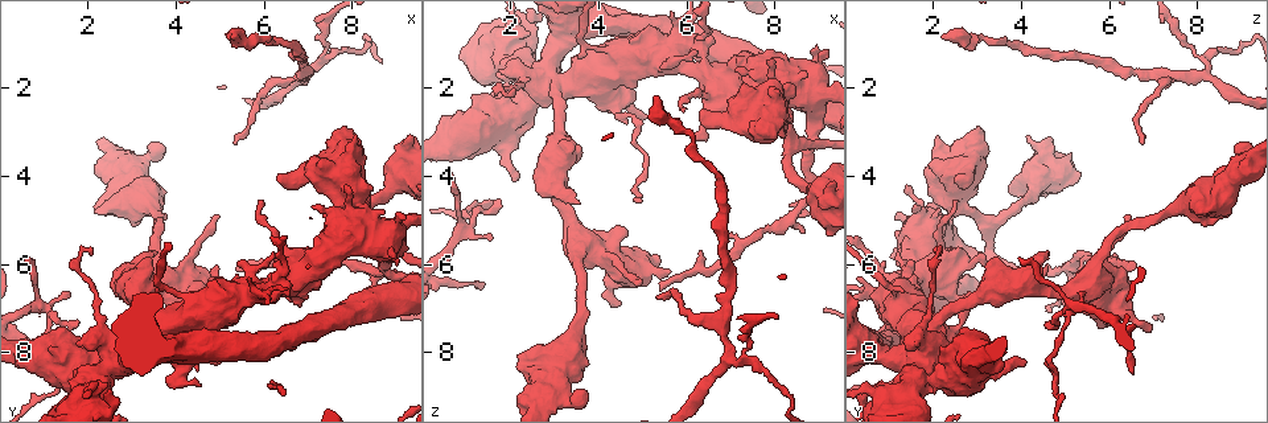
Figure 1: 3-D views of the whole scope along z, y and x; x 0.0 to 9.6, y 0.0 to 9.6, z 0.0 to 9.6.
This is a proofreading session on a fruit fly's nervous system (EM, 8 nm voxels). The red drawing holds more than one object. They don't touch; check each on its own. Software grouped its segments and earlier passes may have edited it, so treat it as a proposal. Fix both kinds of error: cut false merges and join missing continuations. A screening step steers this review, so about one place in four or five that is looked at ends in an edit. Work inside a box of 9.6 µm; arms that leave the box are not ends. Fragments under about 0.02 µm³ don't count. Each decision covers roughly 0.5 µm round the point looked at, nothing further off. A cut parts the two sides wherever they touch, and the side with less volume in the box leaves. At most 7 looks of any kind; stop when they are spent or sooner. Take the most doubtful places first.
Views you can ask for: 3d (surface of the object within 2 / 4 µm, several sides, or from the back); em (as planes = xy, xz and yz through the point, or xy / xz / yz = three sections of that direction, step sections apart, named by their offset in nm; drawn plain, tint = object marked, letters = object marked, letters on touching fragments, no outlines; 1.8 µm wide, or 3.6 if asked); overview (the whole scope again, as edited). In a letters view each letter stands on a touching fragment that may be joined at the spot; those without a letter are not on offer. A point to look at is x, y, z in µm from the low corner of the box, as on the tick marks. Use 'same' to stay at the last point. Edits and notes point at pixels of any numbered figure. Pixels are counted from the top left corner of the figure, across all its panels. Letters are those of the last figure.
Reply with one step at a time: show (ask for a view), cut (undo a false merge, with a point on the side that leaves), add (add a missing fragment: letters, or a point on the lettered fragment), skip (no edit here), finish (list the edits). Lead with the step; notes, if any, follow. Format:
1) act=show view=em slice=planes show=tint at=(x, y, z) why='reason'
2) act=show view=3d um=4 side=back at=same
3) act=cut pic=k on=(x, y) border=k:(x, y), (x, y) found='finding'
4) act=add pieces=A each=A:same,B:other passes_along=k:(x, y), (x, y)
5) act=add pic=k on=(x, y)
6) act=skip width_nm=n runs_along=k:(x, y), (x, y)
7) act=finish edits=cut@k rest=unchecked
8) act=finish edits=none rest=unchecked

act=show view=3d um=4 at=(2.15, 8.65, 1.75) why='a fork'

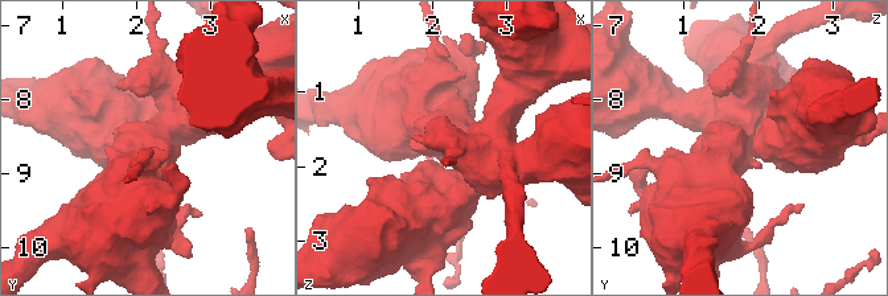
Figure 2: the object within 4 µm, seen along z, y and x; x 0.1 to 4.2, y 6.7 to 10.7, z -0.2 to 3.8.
act=show view=em um=3.6 slice=planes show=letters at=(2.15, 8.65, 1.80)

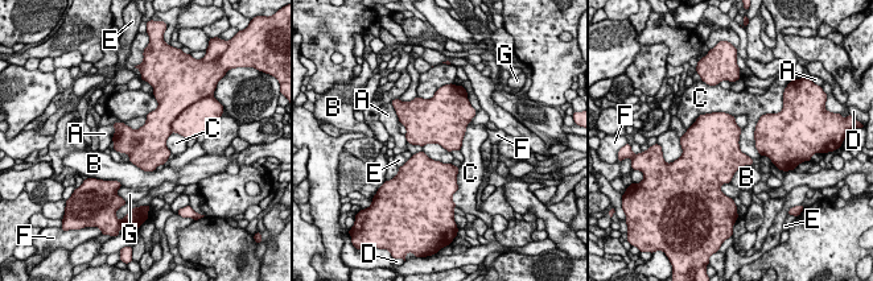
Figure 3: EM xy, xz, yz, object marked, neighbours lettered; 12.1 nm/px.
act=skip longest_contact=C:550nm each=A:other,B:other,C:other,D:other,E:other,F:other,G:other border=3:(768, 112), (754, 131), (760, 156) found='all the same cell'

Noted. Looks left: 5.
act=show view=3d um=4 at=(5.75, 6.65, 1.00) why='thick turns thin'

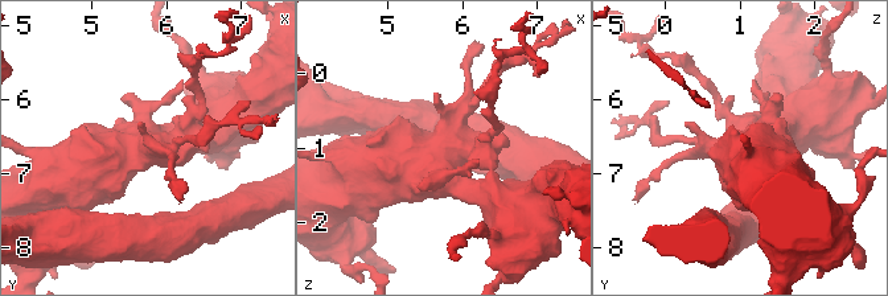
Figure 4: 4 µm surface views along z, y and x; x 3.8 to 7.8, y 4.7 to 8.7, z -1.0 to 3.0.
act=show view=em um=3.6 slice=planes show=letters at=(5.70, 6.70, 0.95)

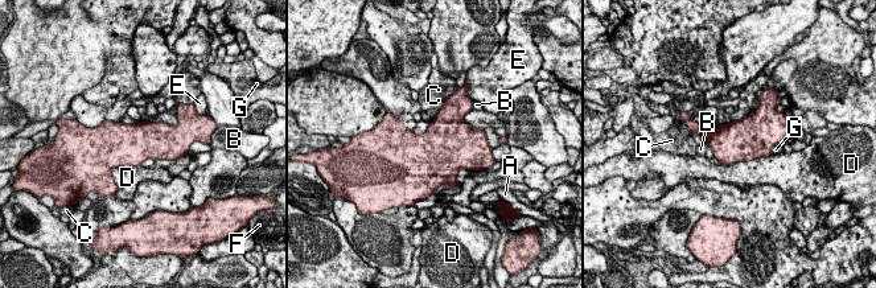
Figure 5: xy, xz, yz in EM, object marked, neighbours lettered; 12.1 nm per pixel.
act=skip width_nm=480 longest_contact=D:650nm each=A:other,B:other,C:other,D:other,E:other,F:other,G:other found='all the same cell'

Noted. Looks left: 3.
act=show view=3d um=2 at=(3.55, 5.80, 4.60)

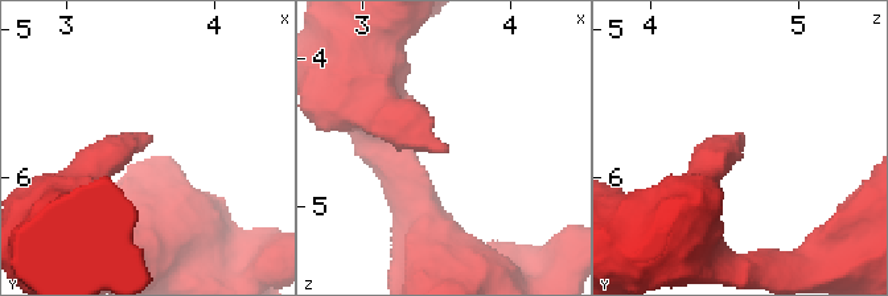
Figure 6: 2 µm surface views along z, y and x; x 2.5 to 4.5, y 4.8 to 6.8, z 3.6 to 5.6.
act=show view=em slice=planes show=letters at=(3.58, 5.74, 4.62) why='shape alone is not enough'

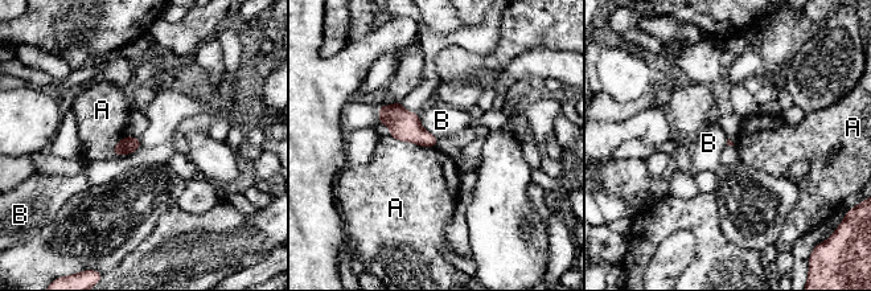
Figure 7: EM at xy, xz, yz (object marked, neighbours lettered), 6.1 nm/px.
act=skip each=A:other,B:other found='none of them fits'

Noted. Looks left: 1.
act=finish edits=none rest=unchecked

